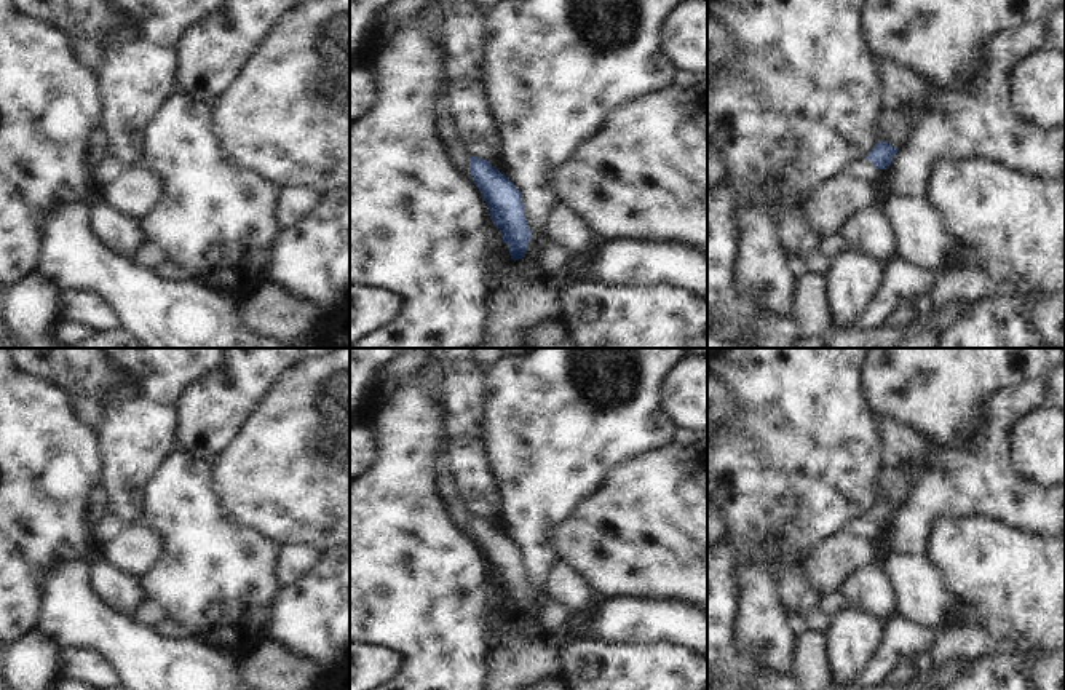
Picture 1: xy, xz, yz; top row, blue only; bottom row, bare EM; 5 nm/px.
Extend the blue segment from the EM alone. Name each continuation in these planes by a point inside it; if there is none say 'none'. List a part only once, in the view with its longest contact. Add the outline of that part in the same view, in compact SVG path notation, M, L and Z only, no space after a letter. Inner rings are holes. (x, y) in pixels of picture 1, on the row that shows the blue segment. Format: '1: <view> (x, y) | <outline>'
1: yz (866, 170) | M867 157L848 165L843 169L845 174L849 174L864 180L877 180L878 171L880 169L872 161L869 161Z

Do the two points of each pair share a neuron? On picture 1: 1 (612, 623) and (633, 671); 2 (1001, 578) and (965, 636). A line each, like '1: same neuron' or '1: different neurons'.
1: different neurons
2: different neurons

